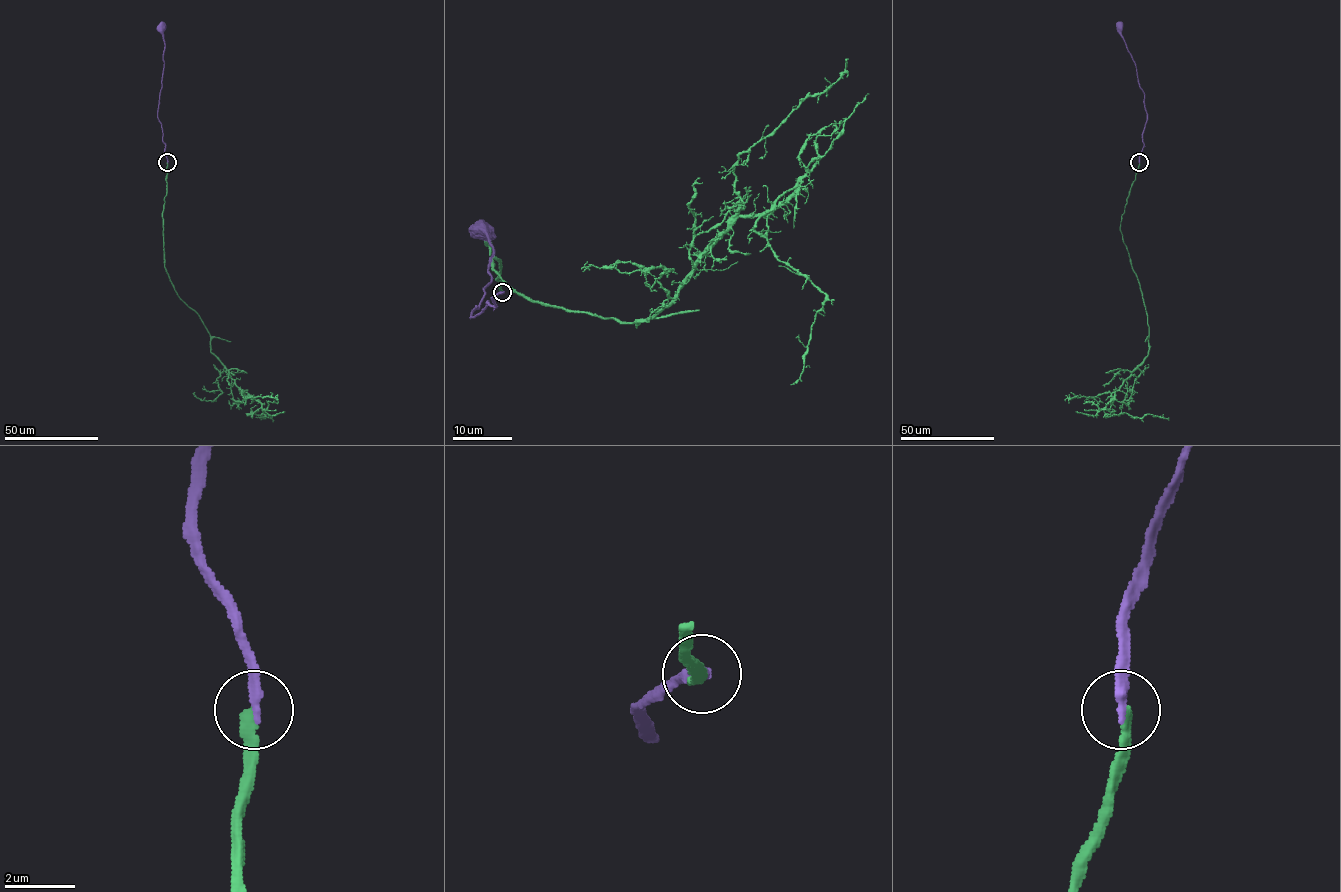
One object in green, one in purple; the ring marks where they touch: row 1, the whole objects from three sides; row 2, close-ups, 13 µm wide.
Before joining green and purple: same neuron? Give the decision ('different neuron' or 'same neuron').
different neuron

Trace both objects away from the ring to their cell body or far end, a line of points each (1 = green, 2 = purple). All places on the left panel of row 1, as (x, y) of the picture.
1: (168, 162), (164, 268), (200, 318), (210, 351), (261, 404), (248, 414), (271, 418), (259, 418)
2: (168, 162), (157, 116), (164, 65), (164, 41), (160, 27)

